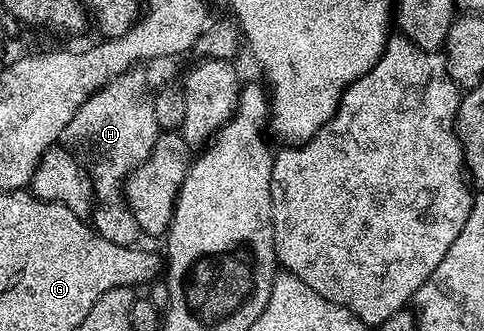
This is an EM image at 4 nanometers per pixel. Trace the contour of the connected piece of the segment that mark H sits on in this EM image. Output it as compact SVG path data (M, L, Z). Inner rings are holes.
M135 67L126 73L122 73L116 79L112 79L104 87L100 87L79 109L76 115L72 115L72 123L68 123L64 134L65 144L71 153L78 158L90 174L90 180L94 182L94 204L96 208L92 213L94 230L108 243L116 243L120 247L134 247L139 244L138 237L143 236L143 231L136 223L132 211L126 206L124 182L133 169L152 151L152 147L158 141L160 132L156 123L156 115L151 98L146 97L146 73L142 67Z

